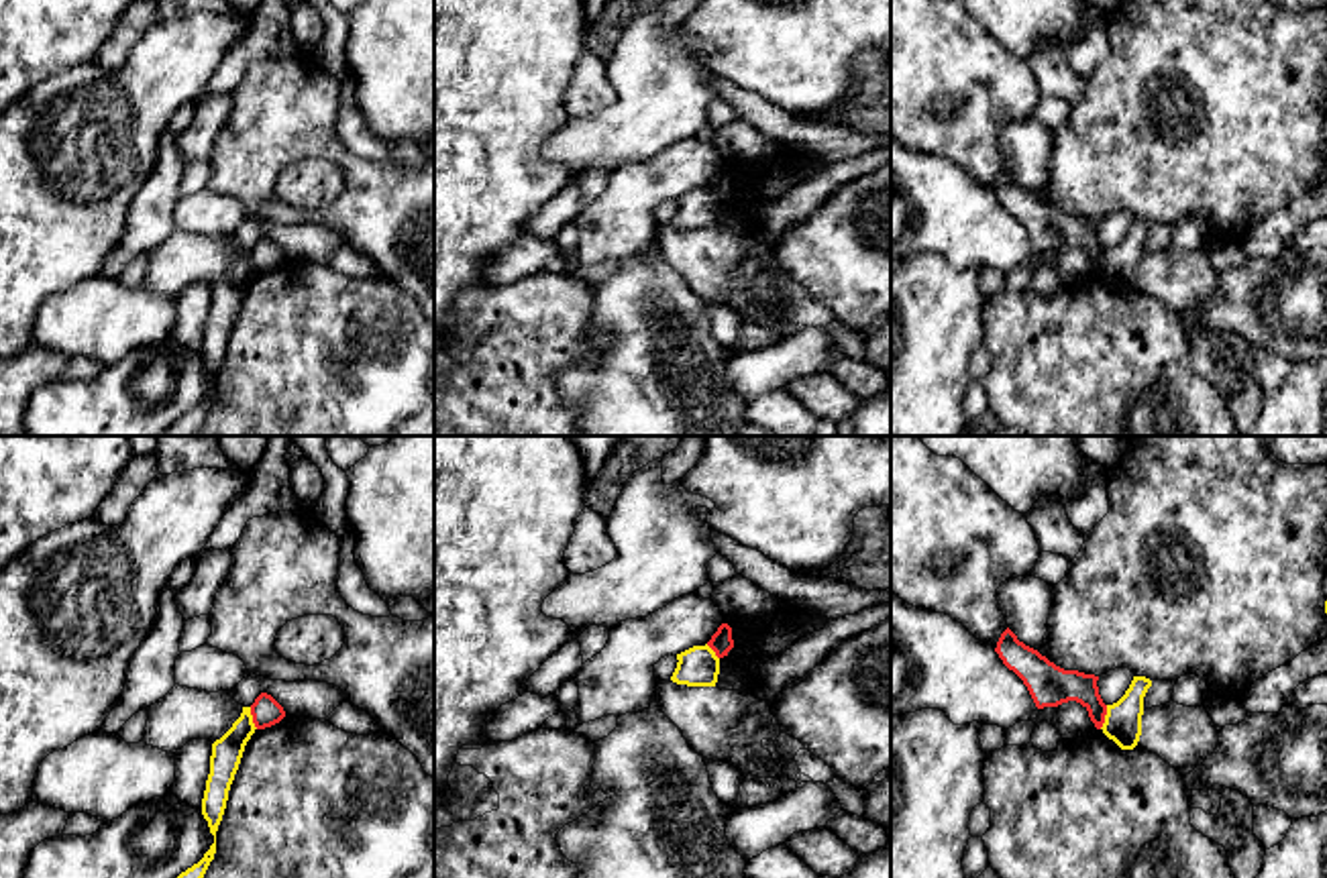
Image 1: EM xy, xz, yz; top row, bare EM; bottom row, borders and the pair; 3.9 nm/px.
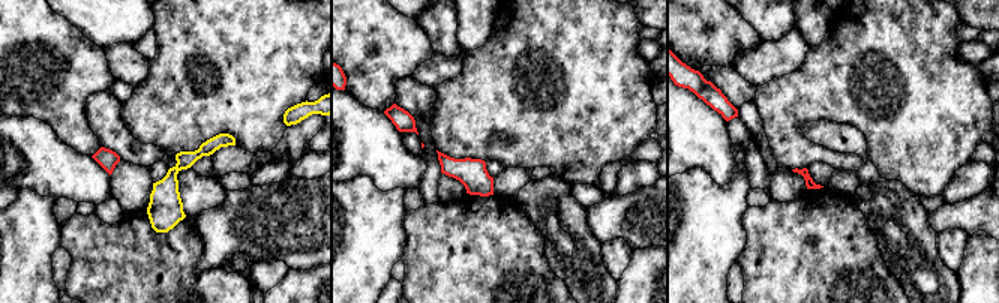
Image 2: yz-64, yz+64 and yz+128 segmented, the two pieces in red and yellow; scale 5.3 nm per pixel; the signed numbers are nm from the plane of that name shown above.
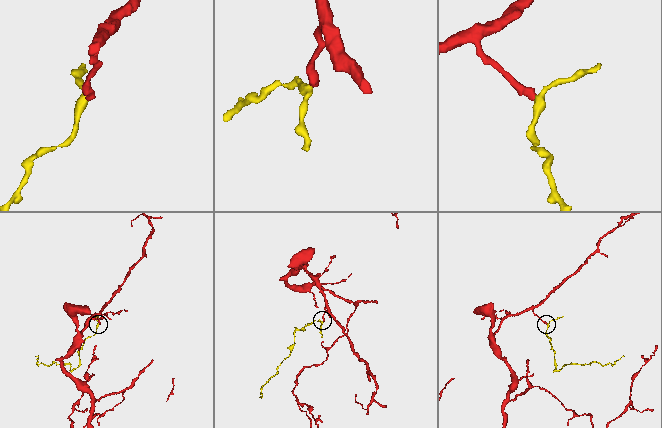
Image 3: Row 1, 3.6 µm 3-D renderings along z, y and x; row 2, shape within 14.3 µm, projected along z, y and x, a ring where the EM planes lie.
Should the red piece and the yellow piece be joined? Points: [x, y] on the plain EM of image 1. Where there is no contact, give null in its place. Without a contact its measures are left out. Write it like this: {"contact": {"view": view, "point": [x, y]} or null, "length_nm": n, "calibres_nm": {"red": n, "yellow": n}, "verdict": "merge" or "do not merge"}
{"contact": {"view": "yz", "point": [1103, 261]}, "length_nm": 100, "calibres_nm": {"red": 160, "yellow": 140}, "verdict": "do not merge"}

